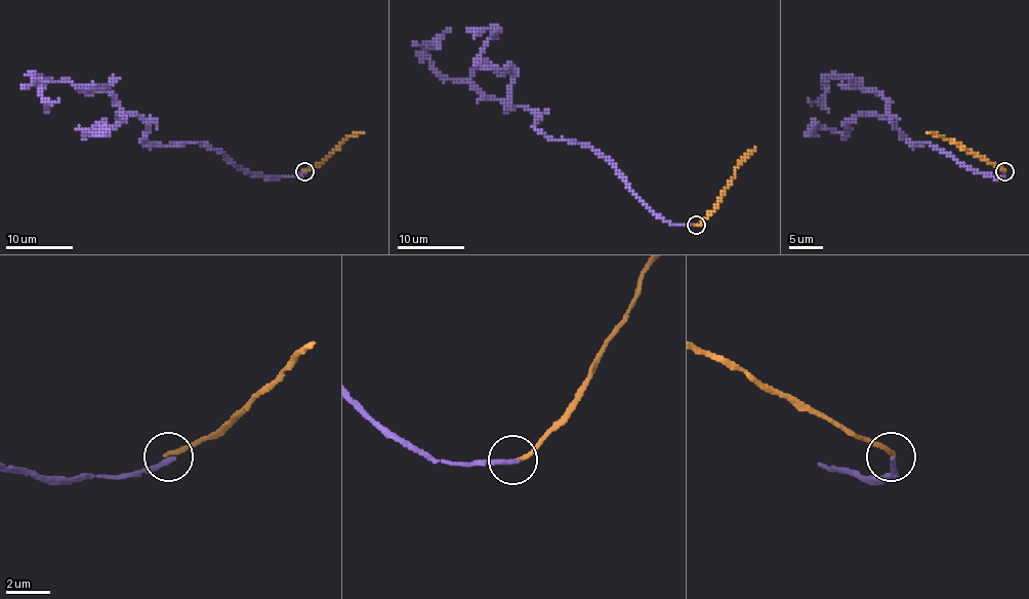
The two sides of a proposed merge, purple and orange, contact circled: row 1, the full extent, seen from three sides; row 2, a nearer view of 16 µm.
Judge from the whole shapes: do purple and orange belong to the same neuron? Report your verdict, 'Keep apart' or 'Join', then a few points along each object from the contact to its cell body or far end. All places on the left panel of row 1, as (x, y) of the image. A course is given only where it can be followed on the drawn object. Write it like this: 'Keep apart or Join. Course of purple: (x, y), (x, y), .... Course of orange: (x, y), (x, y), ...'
Keep apart. Course of purple: (304, 170), (270, 177), (198, 144), (150, 145), (146, 125), (109, 92), (36, 76), (41, 96), (57, 100). Course of orange: (304, 170), (351, 135), (364, 133)

